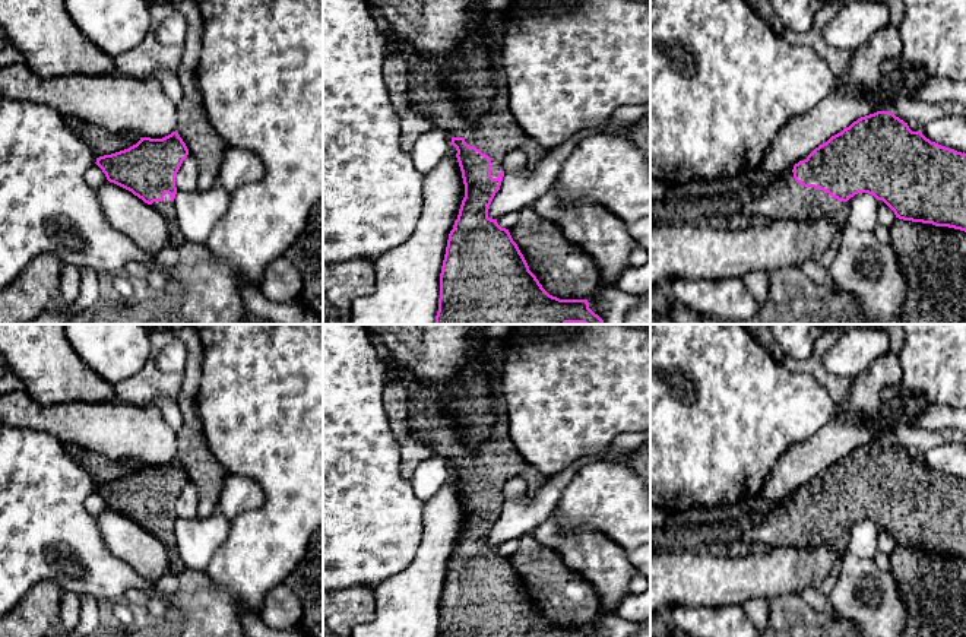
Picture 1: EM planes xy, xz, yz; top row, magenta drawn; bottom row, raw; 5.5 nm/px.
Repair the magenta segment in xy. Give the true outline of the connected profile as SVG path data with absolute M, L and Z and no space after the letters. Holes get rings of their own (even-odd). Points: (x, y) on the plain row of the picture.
M175 457L162 466L140 465L129 476L96 485L95 491L110 510L132 519L159 539L178 567L175 503L187 482L189 476Z

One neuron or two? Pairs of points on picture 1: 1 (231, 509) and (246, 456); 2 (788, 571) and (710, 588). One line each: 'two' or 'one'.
1: two
2: one

